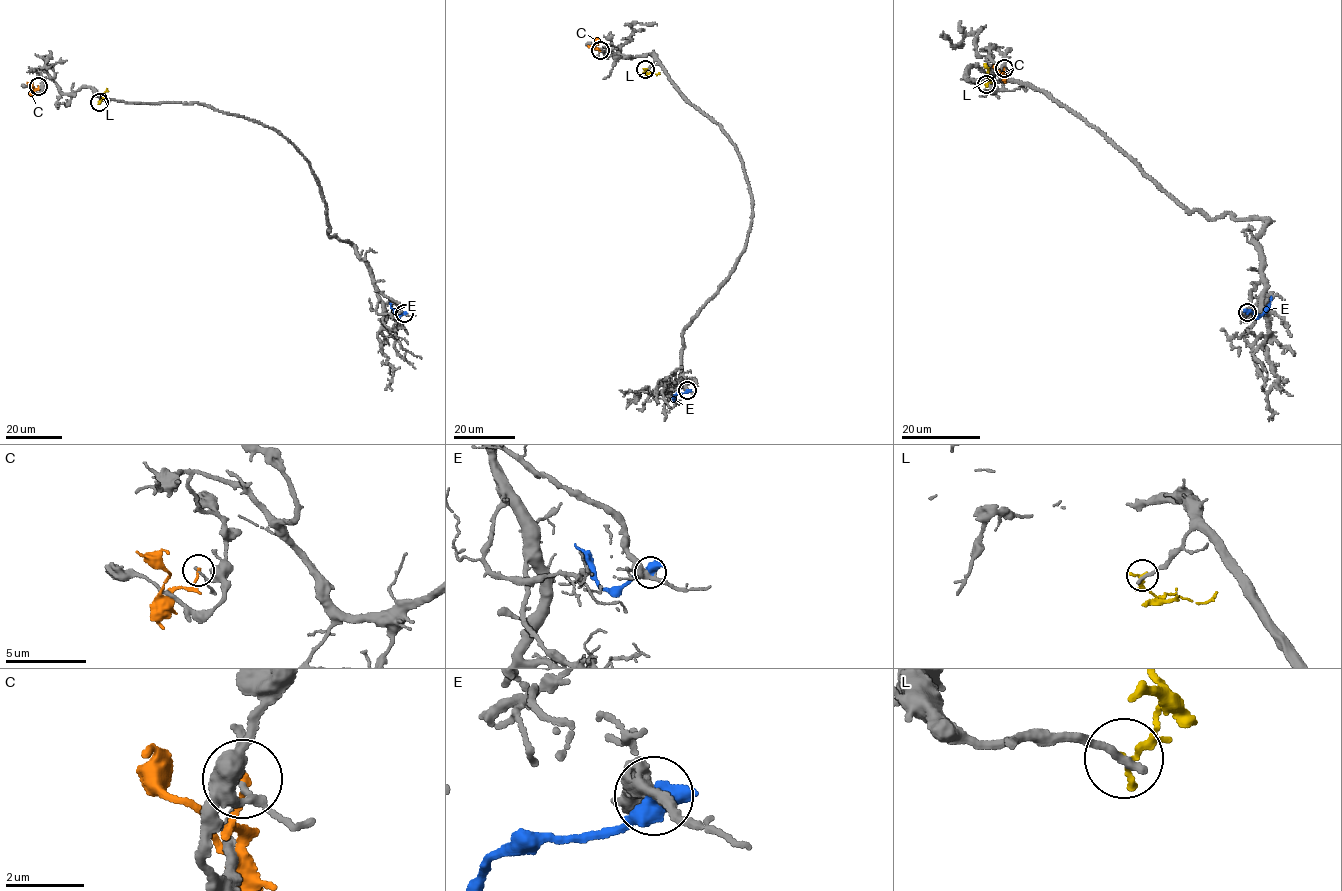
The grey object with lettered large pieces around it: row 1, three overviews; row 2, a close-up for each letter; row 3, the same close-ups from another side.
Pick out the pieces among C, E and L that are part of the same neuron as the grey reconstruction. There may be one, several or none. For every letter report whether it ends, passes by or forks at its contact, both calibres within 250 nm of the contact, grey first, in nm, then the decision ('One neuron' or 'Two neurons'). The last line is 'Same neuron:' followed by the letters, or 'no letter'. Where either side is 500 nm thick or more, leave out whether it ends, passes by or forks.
C: It ends there. Thickness 100 nm (grey) against 170 nm. Two neurons
E: Thickness 340 nm (grey) against 650 nm. Two neurons
L: It passes by. Thickness 240 nm (grey) against 150 nm. Two neurons
Same neuron: no letter

